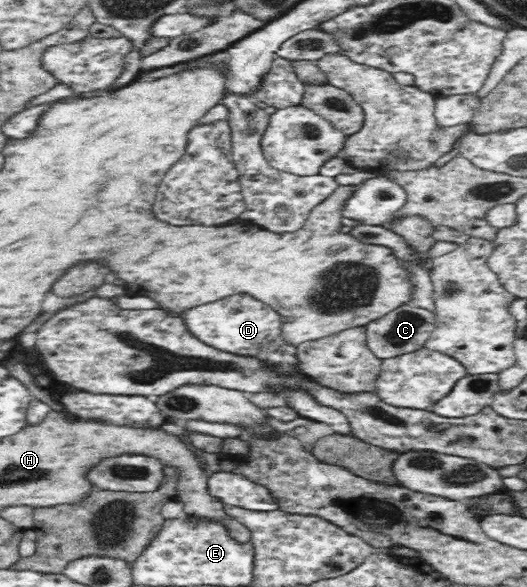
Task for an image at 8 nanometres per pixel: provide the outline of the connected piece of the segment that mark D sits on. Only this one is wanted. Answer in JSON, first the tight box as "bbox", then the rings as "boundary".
{"bbox":[180,294,311,379],"boundary":[[[235,294],[209,305],[189,308],[183,311],[180,317],[187,332],[210,349],[241,358],[254,358],[280,378],[311,379],[301,369],[300,358],[297,355],[298,346],[285,341],[284,334],[281,333],[283,321],[279,316],[271,307],[257,301],[256,298],[251,298],[249,294]]]}

